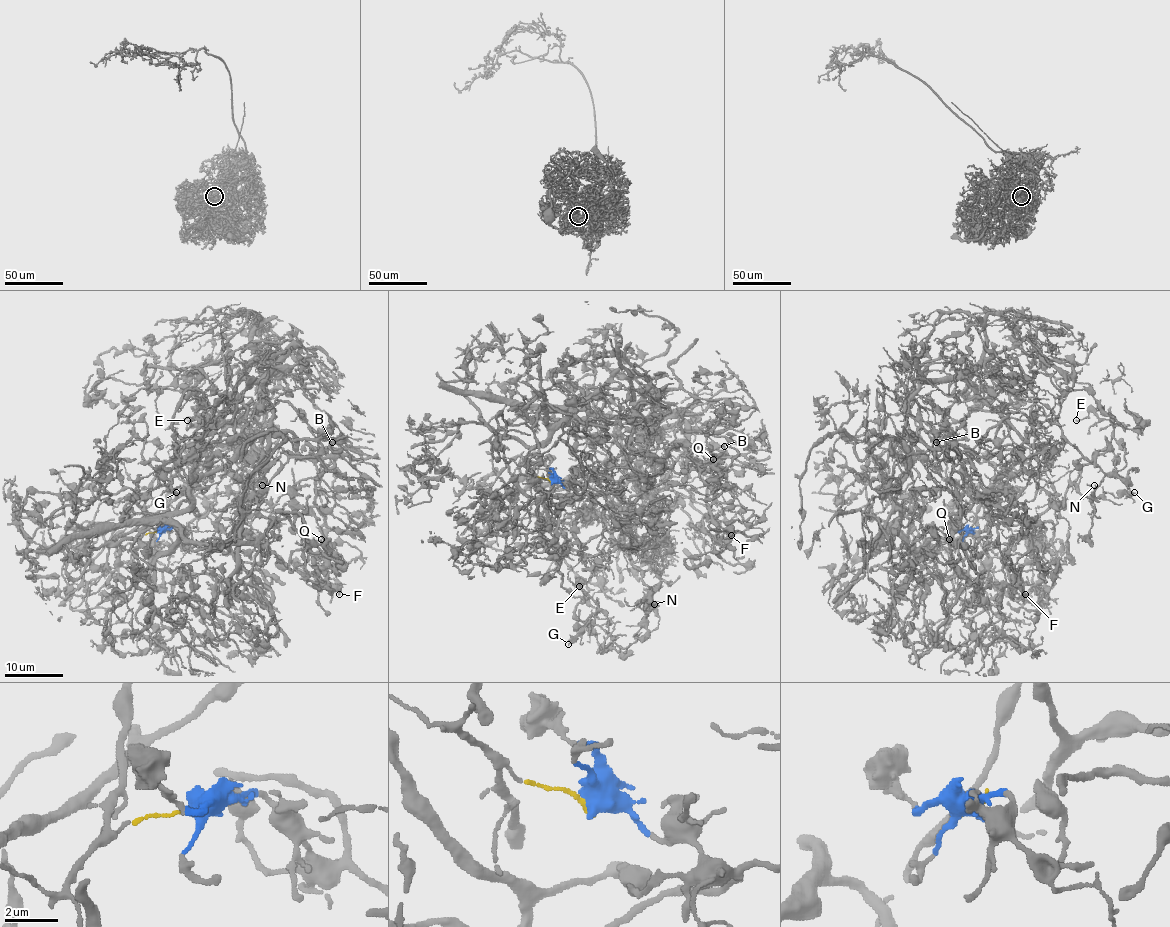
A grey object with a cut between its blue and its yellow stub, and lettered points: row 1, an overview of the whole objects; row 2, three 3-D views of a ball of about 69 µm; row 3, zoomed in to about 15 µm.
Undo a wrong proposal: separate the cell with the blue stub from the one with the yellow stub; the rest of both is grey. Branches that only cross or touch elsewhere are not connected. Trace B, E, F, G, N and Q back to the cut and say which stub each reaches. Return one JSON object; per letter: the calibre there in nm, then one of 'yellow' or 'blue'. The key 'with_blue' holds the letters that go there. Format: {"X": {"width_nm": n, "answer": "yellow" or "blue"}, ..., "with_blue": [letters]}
{"B": {"width_nm": 220, "answer": "blue"}, "E": {"width_nm": 140, "answer": "blue"}, "F": {"width_nm": 240, "answer": "blue"}, "G": {"width_nm": 320, "answer": "blue"}, "N": {"width_nm": 120, "answer": "blue"}, "Q": {"width_nm": 190, "answer": "blue"}, "with_blue": ["B", "E", "F", "G", "N", "Q"]}

